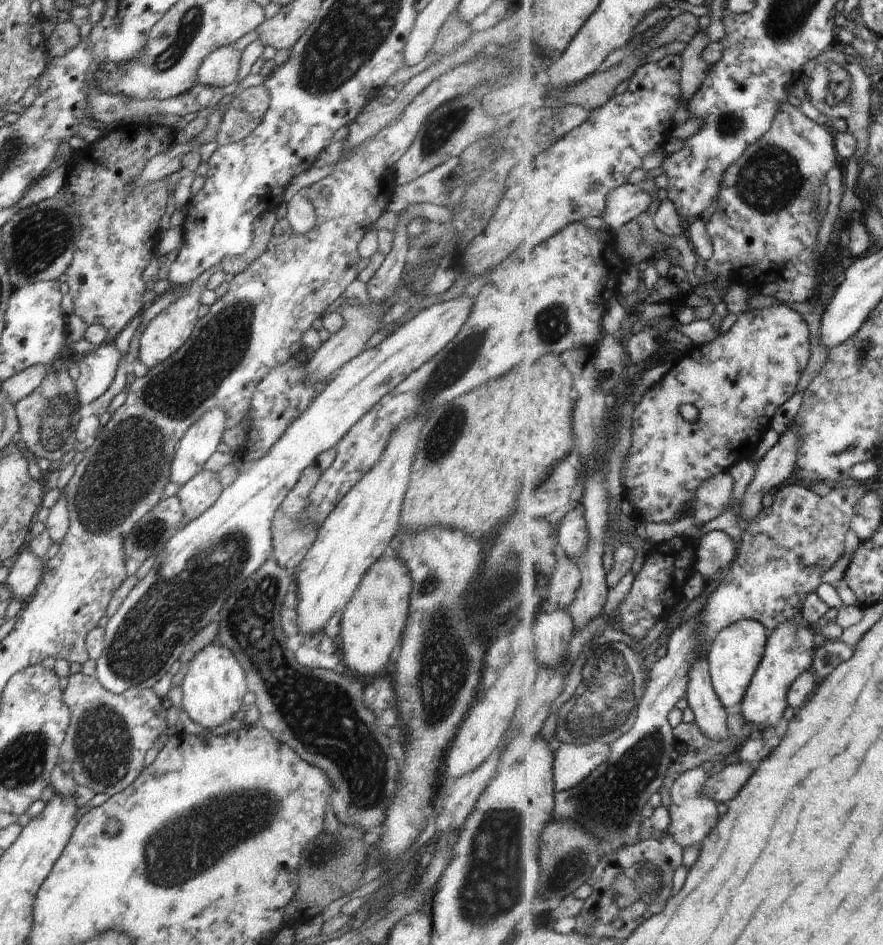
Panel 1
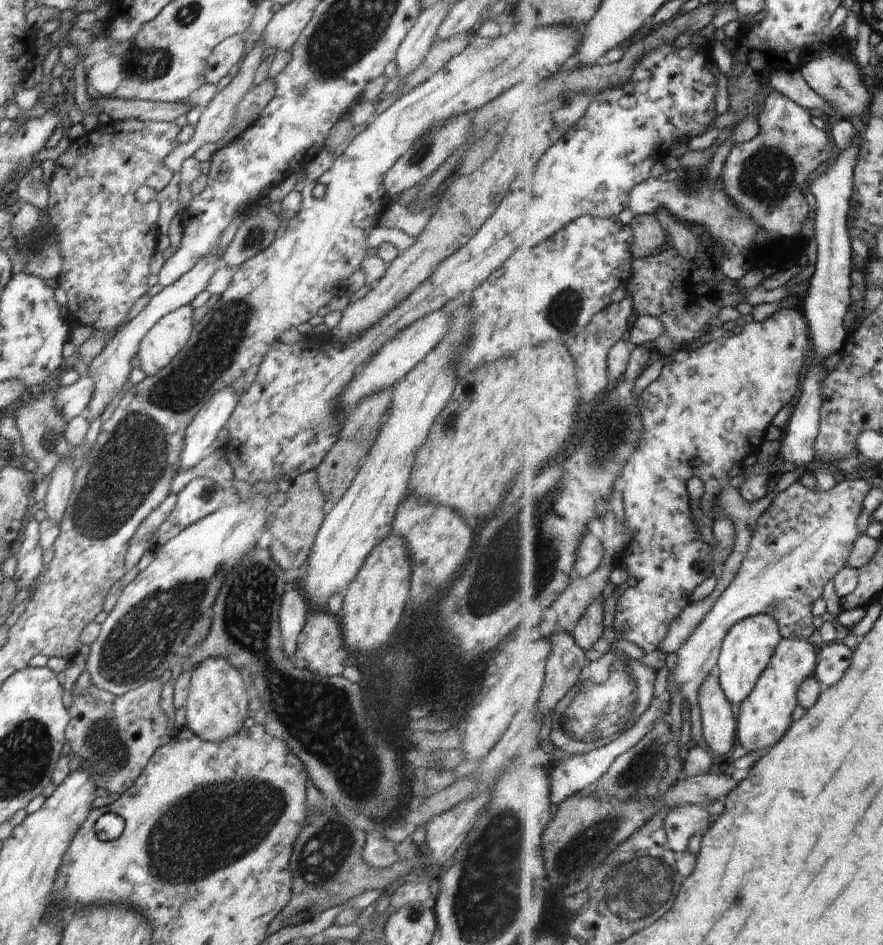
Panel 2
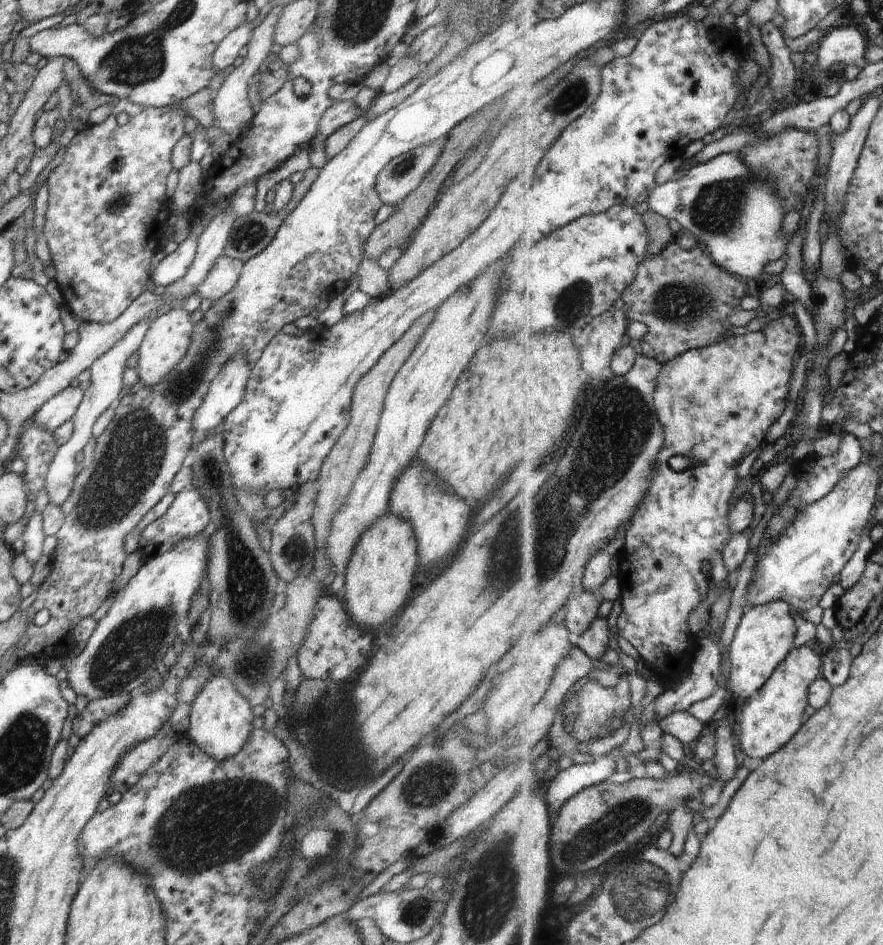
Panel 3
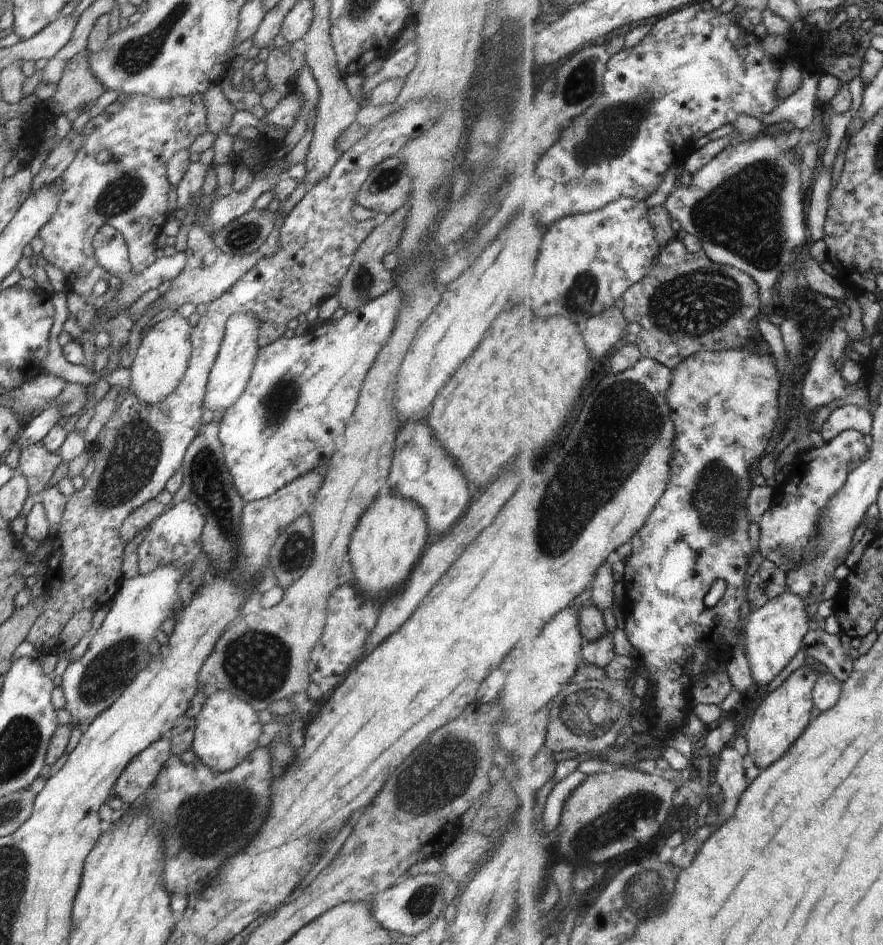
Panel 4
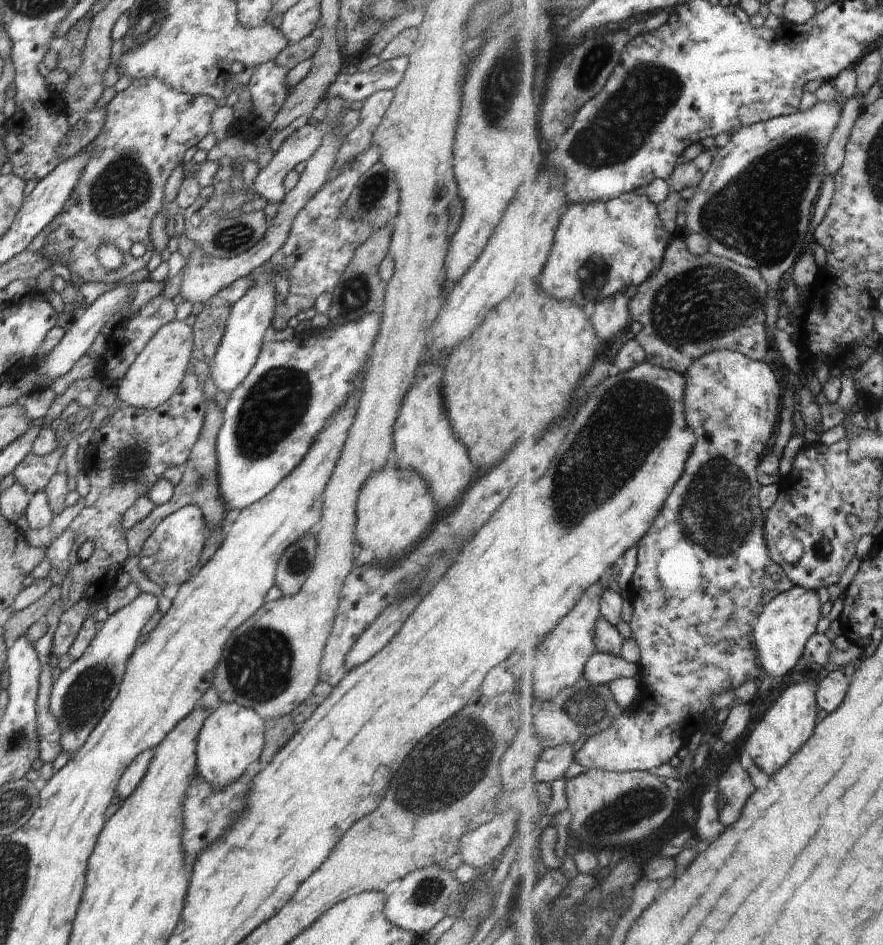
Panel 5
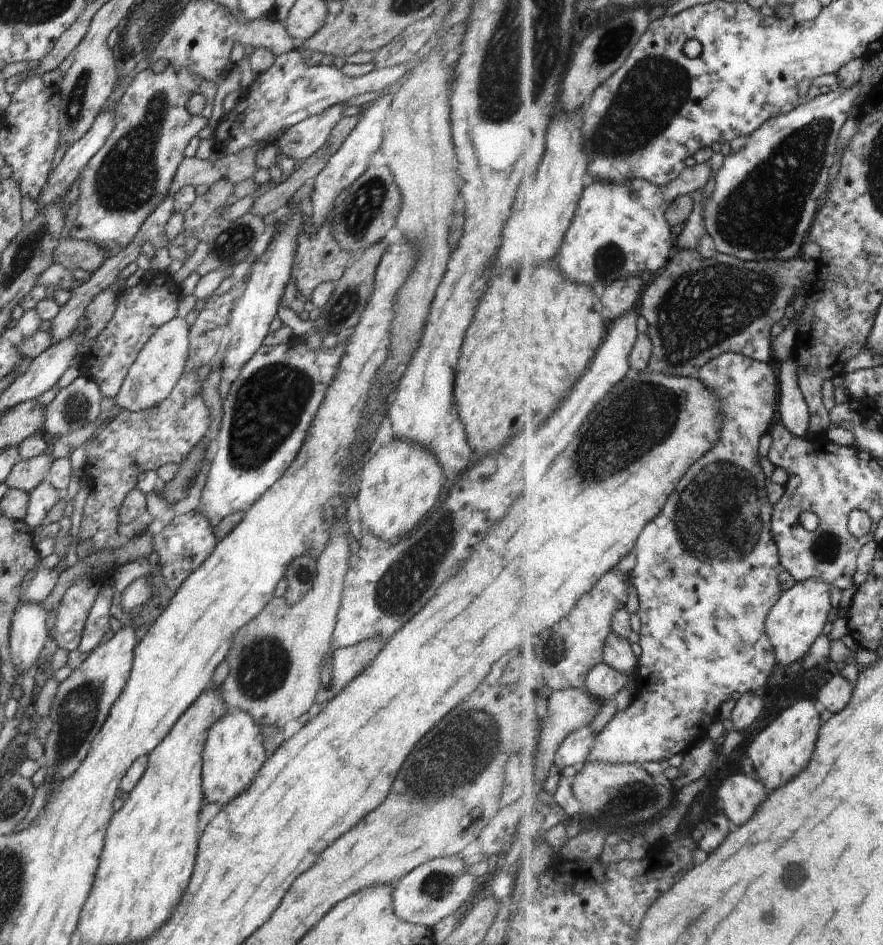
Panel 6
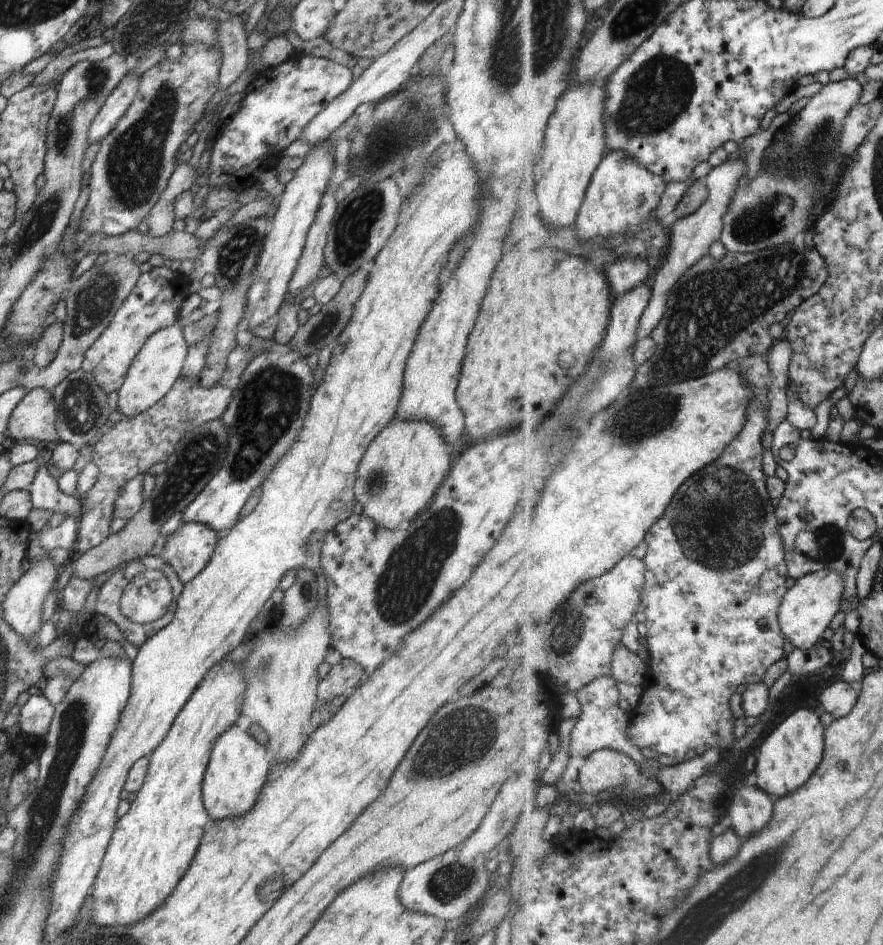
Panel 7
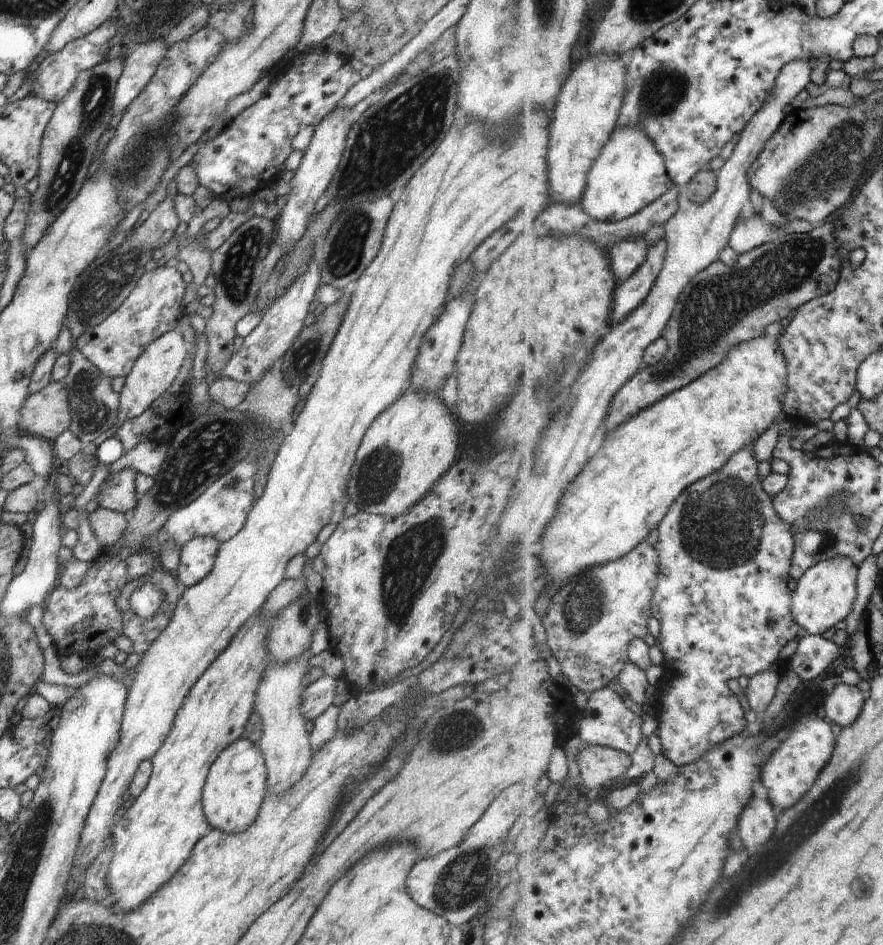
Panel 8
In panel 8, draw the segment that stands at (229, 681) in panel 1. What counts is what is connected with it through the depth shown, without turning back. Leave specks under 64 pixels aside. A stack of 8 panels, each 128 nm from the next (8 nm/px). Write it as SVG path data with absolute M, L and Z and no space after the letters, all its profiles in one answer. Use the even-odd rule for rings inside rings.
M245 736L232 742L210 766L203 792L202 807L206 821L213 829L228 833L243 832L257 820L267 796L267 767L258 745Z

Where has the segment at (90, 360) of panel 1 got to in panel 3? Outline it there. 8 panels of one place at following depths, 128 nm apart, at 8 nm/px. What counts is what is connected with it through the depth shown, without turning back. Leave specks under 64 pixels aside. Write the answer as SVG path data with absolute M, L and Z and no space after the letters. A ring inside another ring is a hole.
M68 387L50 398L33 416L34 424L46 428L48 432L56 430L61 424L74 416L79 404L82 402L84 392L80 387Z

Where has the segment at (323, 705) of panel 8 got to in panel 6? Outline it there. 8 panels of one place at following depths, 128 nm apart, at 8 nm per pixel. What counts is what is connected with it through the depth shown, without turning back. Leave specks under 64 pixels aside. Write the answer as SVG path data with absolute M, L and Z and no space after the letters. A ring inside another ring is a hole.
M370 638L370 640L364 640L360 644L354 644L350 648L335 650L332 662L333 676L330 680L330 686L338 690L338 692L346 688L376 658L385 642L385 640L378 641Z

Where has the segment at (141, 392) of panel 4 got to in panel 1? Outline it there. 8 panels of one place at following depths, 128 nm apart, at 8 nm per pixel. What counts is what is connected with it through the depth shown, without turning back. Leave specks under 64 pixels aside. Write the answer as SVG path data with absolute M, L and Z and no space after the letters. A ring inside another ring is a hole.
M214 264L212 268L208 268L197 280L193 281L194 284L176 302L169 304L168 308L164 312L160 312L143 330L138 348L138 358L148 369L155 368L160 362L164 362L166 358L172 356L172 352L176 352L192 335L192 328L194 328L194 324L199 320L198 310L201 306L200 294L206 289L208 278L214 272L219 272L220 270L220 264Z

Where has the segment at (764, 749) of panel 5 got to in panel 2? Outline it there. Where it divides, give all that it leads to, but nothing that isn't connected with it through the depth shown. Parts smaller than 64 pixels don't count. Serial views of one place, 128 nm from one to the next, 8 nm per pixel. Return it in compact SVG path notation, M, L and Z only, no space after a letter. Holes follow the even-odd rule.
M785 637L776 648L772 663L760 678L755 692L743 703L739 717L738 737L740 743L749 751L767 748L780 742L790 730L794 718L794 710L799 705L801 685L811 677L816 676L819 664L819 654L816 646L808 640L795 637Z

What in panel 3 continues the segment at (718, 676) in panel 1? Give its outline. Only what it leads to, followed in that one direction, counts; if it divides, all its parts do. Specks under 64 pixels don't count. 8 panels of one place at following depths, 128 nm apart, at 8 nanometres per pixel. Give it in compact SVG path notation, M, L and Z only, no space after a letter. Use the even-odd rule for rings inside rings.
M774 600L745 612L730 645L731 692L751 699L770 682L780 664L784 664L794 650L794 638L798 632L796 620L790 612L792 608L789 602Z

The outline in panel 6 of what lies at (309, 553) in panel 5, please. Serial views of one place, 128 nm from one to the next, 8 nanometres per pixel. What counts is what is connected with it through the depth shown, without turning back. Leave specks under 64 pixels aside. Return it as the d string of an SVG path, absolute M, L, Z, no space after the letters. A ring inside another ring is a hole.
M312 555L298 556L288 564L283 576L287 583L283 597L288 606L298 604L312 590L314 580L316 580L316 571L317 560L314 560Z

